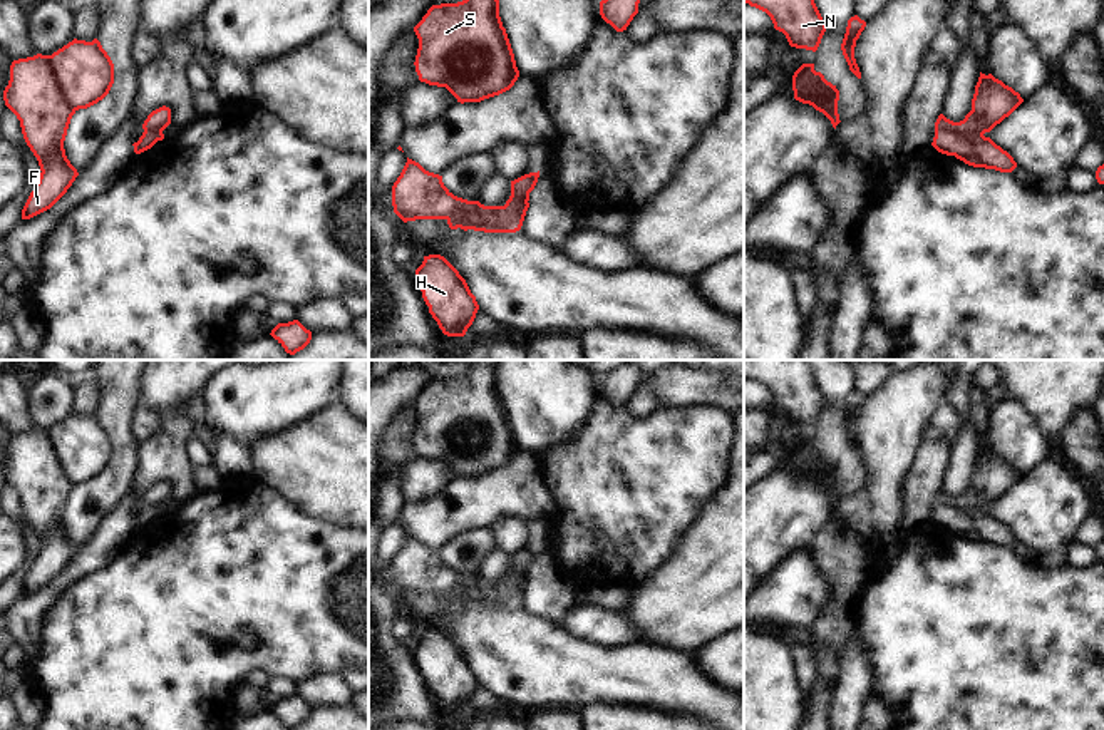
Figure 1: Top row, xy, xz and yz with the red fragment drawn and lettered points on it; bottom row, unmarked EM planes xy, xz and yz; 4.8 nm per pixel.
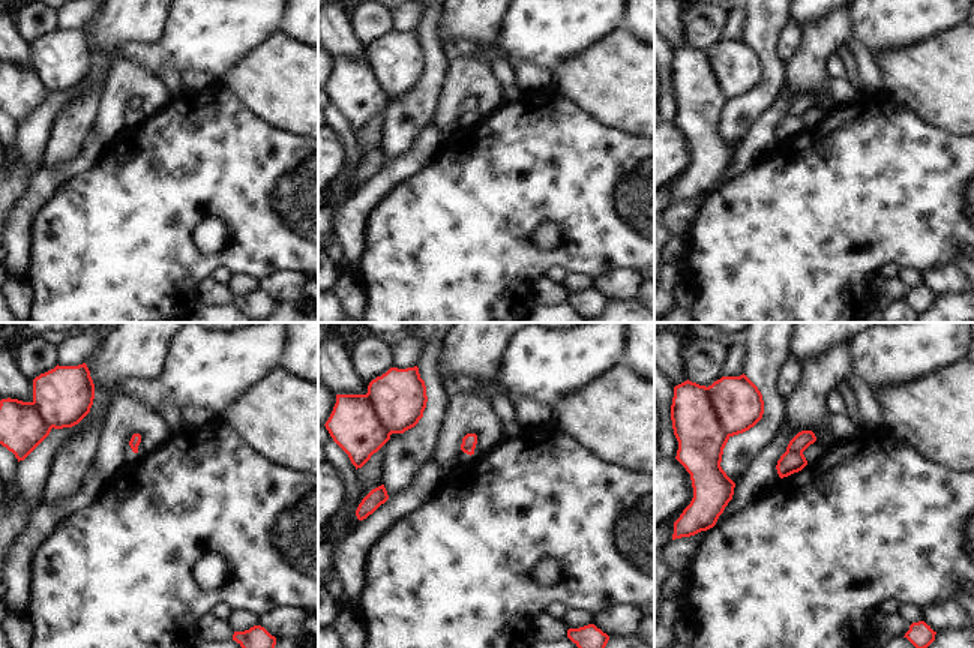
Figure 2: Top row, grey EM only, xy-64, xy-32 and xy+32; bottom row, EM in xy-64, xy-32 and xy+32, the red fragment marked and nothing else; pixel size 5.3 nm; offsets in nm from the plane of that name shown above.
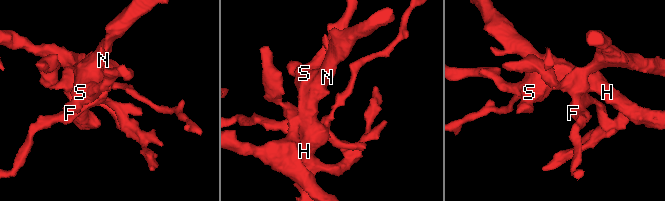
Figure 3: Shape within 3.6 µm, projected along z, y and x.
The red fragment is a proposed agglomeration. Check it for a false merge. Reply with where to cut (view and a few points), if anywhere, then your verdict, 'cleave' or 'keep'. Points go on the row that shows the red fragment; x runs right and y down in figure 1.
xy (47, 56), (64, 94), (77, 109) | cleave

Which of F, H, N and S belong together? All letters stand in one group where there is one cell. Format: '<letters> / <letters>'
F / H N S

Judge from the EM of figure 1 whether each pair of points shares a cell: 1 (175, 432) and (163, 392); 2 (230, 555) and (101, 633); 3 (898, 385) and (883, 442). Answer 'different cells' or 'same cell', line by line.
1: different cells
2: same cell
3: same cell

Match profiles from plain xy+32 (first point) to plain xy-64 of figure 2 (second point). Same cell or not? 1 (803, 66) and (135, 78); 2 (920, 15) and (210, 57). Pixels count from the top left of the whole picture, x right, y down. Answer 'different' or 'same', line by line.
1: same
2: same

